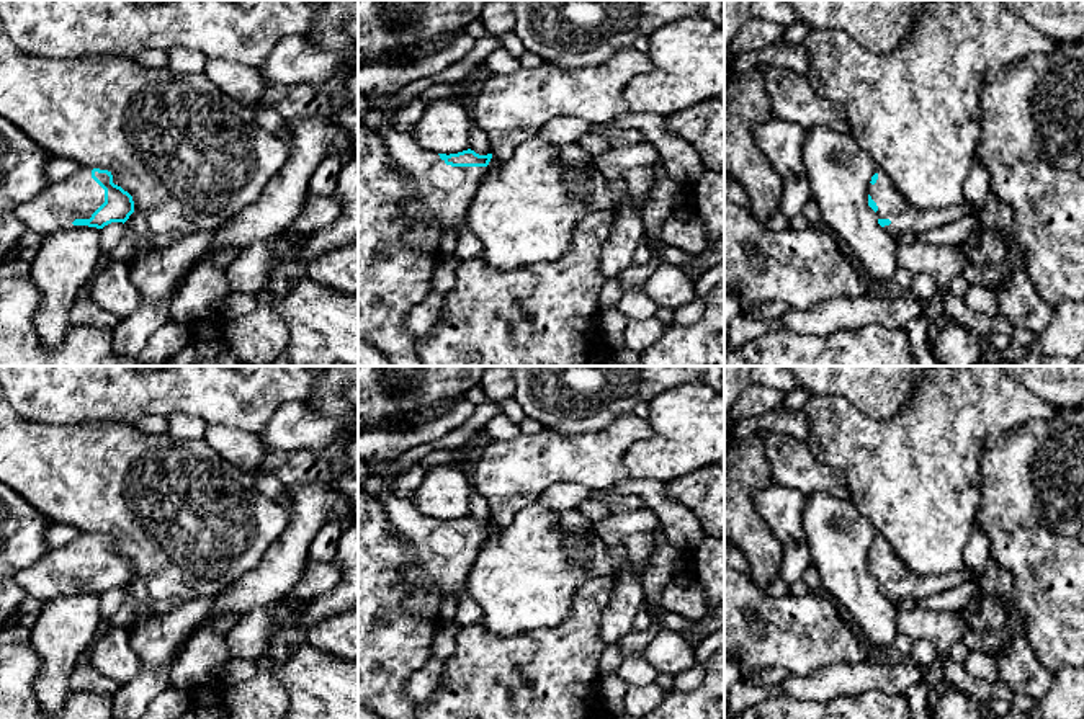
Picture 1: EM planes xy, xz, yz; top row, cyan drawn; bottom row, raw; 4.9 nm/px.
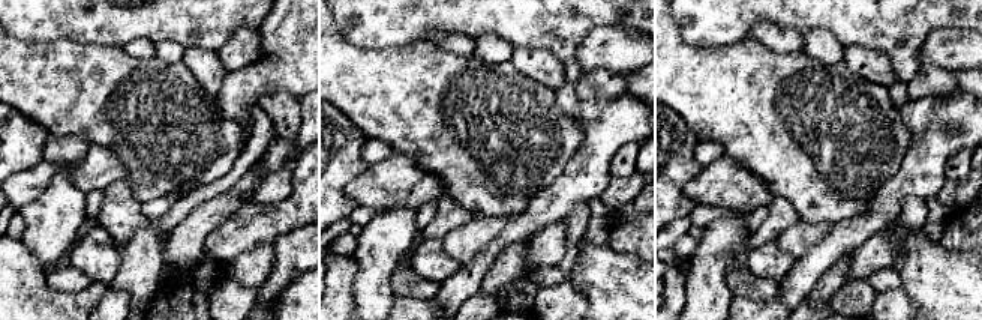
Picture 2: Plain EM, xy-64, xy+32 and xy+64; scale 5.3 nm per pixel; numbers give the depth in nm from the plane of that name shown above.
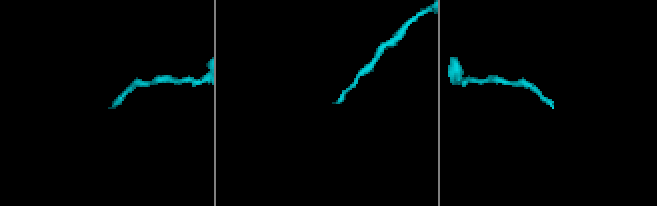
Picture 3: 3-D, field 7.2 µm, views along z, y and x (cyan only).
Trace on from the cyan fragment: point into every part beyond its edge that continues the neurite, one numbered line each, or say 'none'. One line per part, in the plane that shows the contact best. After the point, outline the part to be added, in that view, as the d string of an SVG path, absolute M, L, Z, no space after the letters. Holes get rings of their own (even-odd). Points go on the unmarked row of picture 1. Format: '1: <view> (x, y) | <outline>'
1: xy (79, 562) | M80 534L20 570L16 582L29 596L47 601L75 593L75 585L90 585L103 569L105 556L92 544L92 536Z

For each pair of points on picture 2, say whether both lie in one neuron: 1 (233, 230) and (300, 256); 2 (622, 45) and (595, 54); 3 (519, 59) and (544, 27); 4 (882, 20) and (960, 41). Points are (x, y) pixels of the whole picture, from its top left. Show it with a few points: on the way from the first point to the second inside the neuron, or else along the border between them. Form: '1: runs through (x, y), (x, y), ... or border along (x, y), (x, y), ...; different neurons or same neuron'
1: border along (303, 224), (282, 233), (272, 244); different neurons
2: runs through (616, 47), (601, 48); same neuron
3: border along (514, 45), (547, 50), (561, 62); different neurons
4: border along (964, 27), (936, 27), (924, 41), (918, 63); different neurons

